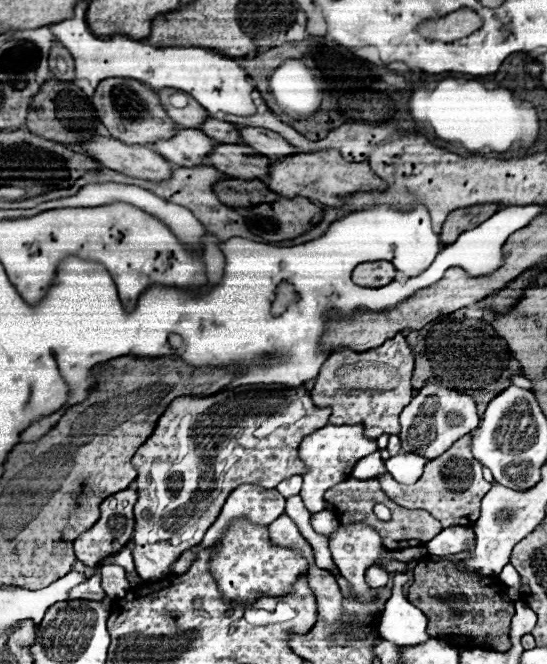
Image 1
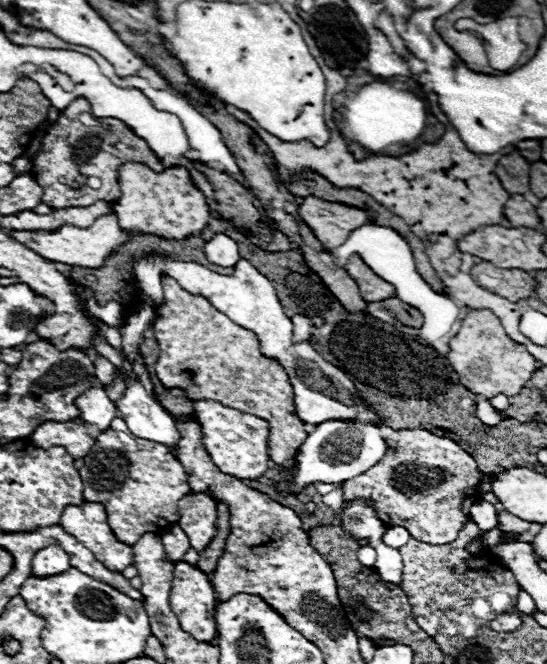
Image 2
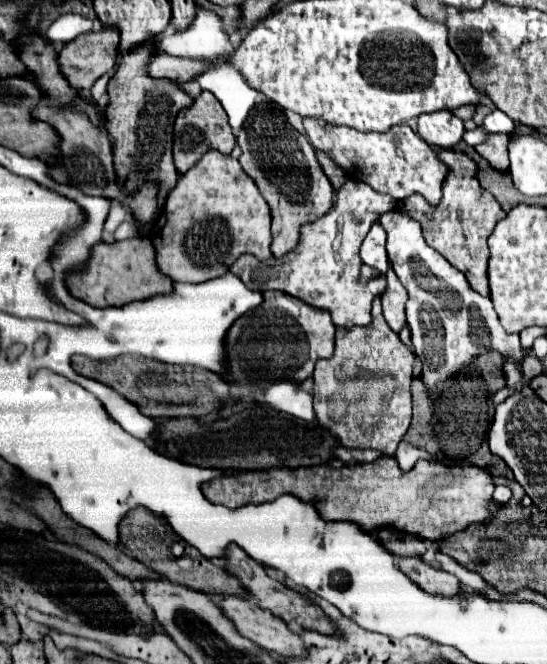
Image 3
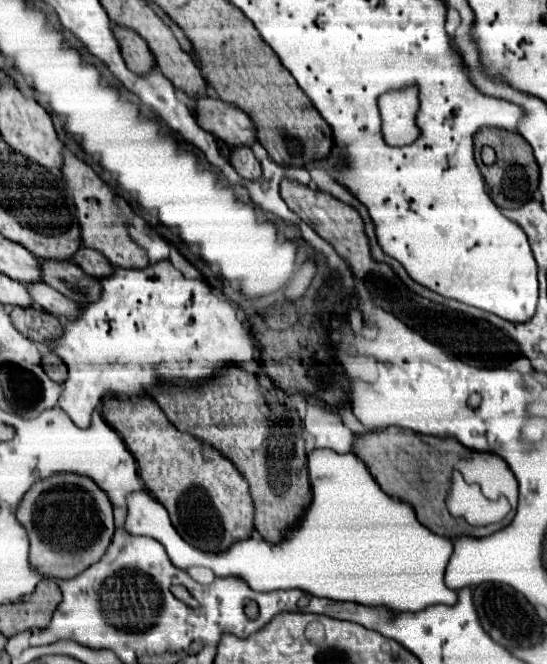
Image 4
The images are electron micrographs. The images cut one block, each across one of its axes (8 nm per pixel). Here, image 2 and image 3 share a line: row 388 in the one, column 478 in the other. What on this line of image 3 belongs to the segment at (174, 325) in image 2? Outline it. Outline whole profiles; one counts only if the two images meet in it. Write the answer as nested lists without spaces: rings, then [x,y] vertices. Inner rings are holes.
[[[436,150],[436,154],[442,160],[446,160],[446,164],[450,166],[450,174],[442,188],[444,196],[442,196],[440,206],[432,206],[426,200],[422,200],[422,196],[416,194],[398,202],[398,208],[422,224],[428,246],[432,246],[456,270],[460,270],[478,294],[490,296],[490,286],[488,286],[488,276],[486,276],[486,264],[488,264],[486,240],[490,232],[494,230],[494,226],[506,216],[506,212],[500,208],[496,198],[480,186],[476,178],[478,168],[466,154],[454,152],[454,150]]]

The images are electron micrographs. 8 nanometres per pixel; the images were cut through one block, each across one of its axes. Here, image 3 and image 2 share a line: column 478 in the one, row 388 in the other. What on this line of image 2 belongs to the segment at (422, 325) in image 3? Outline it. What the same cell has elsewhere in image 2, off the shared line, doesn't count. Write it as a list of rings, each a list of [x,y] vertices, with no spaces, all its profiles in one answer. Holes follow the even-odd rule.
[[[144,256],[134,266],[134,272],[140,290],[146,294],[148,302],[154,308],[158,308],[164,302],[160,274],[166,272],[170,278],[174,278],[180,284],[180,288],[184,288],[190,294],[204,296],[208,302],[216,306],[216,310],[232,318],[232,322],[252,330],[260,338],[260,352],[268,354],[268,358],[276,358],[280,366],[288,372],[288,378],[294,386],[296,414],[302,422],[320,424],[328,418],[344,418],[344,420],[358,418],[362,422],[364,420],[380,422],[378,414],[360,398],[360,394],[356,392],[352,380],[344,370],[326,362],[308,342],[302,344],[292,342],[292,322],[284,314],[284,308],[276,296],[272,282],[266,276],[262,276],[248,260],[240,260],[234,266],[232,276],[222,276],[196,262],[176,262],[162,256]]]

